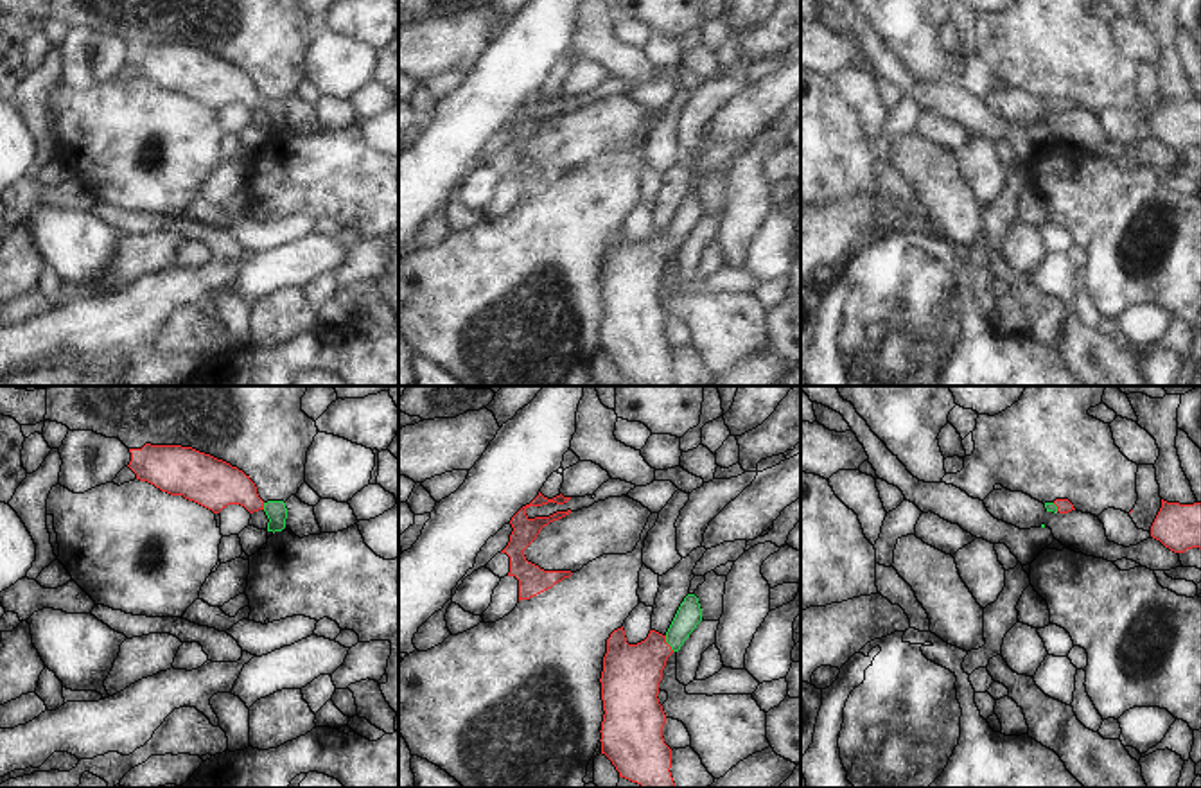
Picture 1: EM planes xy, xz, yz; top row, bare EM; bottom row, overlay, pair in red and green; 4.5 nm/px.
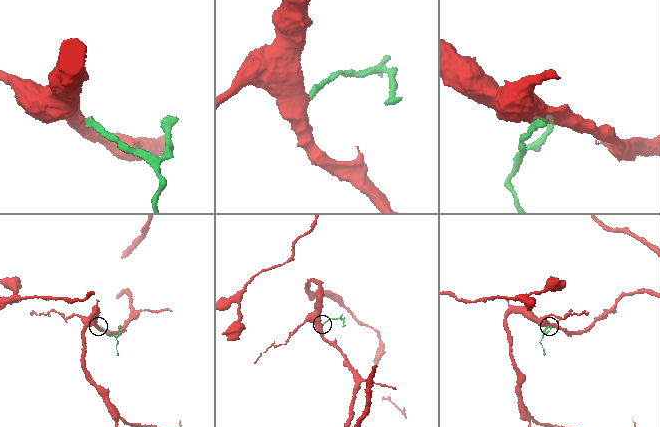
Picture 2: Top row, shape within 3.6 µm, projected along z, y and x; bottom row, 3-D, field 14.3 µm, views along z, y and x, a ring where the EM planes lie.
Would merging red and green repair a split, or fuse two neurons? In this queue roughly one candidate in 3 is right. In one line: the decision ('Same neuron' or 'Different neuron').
Same neuron

